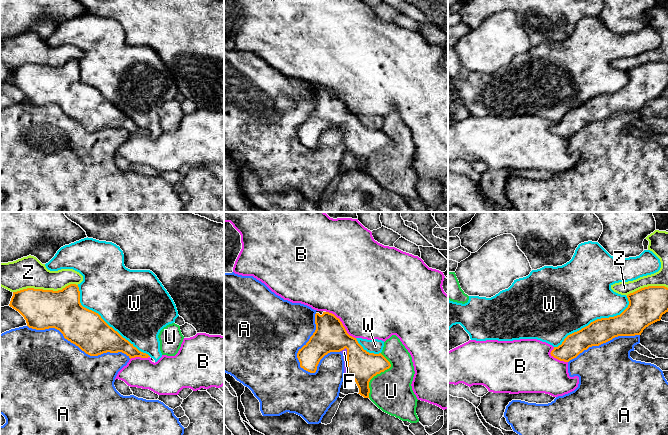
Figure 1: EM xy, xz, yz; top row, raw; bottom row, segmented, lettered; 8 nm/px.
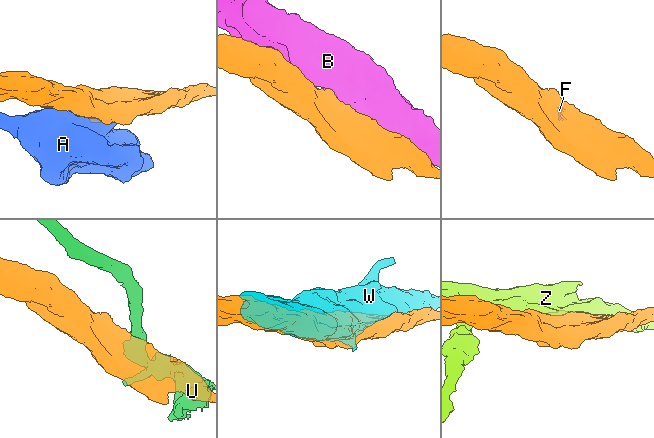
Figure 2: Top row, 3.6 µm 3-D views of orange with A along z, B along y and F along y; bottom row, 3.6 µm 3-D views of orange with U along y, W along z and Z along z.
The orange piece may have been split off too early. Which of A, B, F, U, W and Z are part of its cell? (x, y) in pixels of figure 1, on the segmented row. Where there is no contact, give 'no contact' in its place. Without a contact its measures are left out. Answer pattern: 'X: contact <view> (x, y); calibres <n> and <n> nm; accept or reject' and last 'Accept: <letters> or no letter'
A: contact xy (78, 346); calibres 300 and 500 nm; reject
B: contact xz (341, 323); calibres 260 and 480 nm; reject
F: contact xz (347, 361); calibres 260 and 50 nm; accept
U: contact xz (377, 373); calibres 240 and 340 nm; reject
W: contact xy (105, 322); calibres 300 and 500 nm; reject
Z: contact xy (45, 290); calibres 320 and 260 nm; reject
Accept: F

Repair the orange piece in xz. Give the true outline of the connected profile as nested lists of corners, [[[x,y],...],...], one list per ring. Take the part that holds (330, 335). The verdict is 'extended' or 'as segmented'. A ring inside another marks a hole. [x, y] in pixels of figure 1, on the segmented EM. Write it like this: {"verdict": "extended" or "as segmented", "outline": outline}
{"verdict": "extended", "outline": [[[316,313],[315,324],[315,332],[297,353],[300,367],[315,373],[325,355],[341,352],[344,359],[344,376],[352,377],[359,388],[358,394],[369,398],[370,380],[389,369],[390,362],[381,353],[374,354],[364,350],[357,339],[347,333],[340,319],[334,314]]]}

